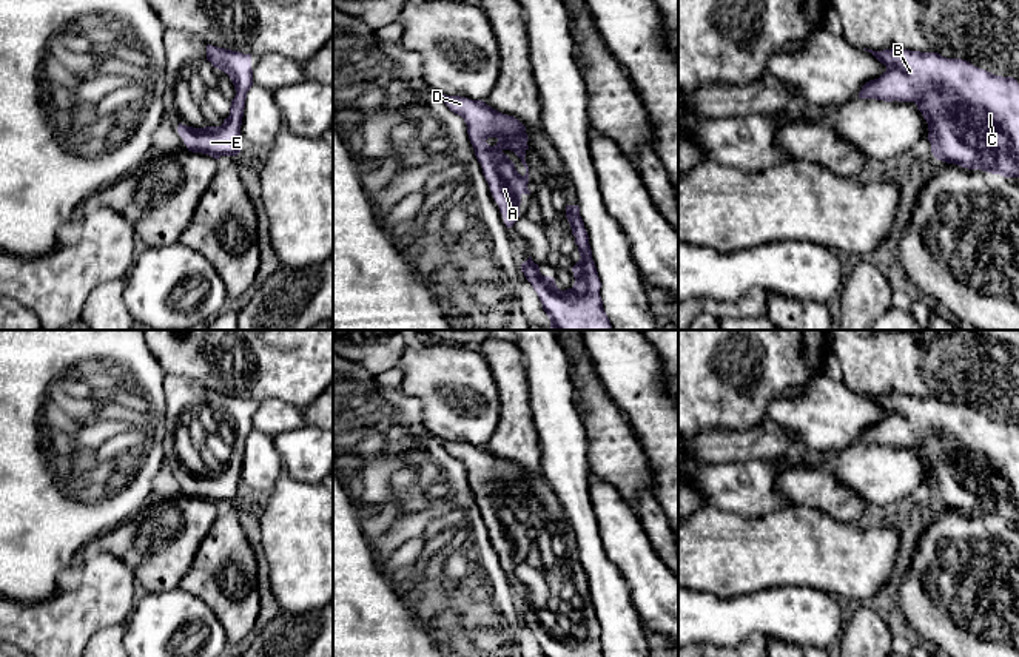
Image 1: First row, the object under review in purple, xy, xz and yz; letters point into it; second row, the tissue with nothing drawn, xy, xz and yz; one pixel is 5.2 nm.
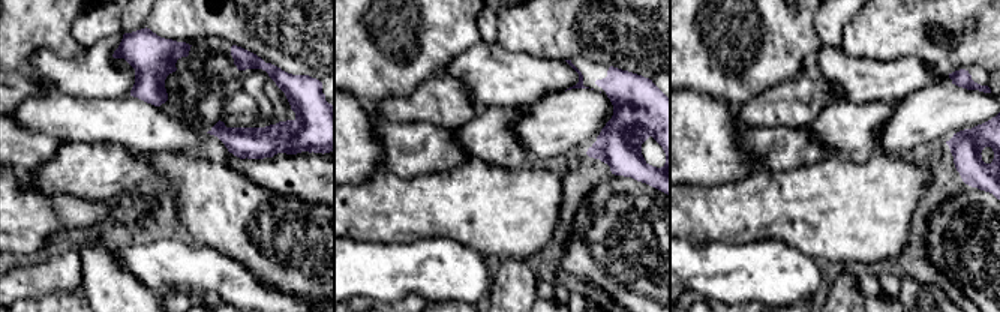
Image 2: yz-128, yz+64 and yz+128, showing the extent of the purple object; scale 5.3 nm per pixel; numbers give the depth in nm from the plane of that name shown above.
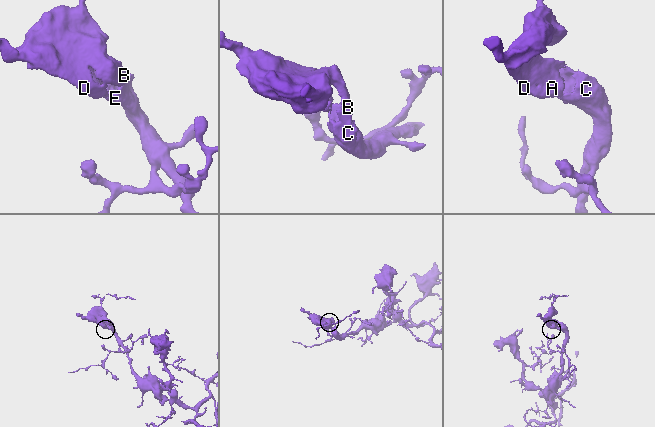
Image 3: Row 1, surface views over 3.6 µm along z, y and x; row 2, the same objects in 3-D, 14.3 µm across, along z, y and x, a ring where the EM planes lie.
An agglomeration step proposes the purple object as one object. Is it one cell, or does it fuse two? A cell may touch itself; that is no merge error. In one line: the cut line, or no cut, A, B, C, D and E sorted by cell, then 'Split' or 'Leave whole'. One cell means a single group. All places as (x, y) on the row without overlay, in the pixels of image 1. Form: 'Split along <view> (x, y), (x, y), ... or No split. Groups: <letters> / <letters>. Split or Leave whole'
No split. Groups: A B C D E. Leave whole

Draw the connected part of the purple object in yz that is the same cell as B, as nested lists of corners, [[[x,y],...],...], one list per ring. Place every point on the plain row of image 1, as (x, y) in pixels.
[[[866,393],[863,395],[871,398],[880,409],[883,409],[886,412],[886,416],[879,424],[866,427],[859,438],[859,444],[876,444],[885,447],[894,447],[894,446],[914,447],[917,450],[917,455],[922,458],[923,464],[928,469],[930,478],[927,484],[930,486],[931,498],[937,506],[954,509],[968,515],[982,515],[991,520],[1001,520],[1004,523],[1019,523],[1019,429],[1016,424],[994,421],[985,415],[971,410],[967,406],[947,404],[937,398],[920,398],[920,396],[910,396],[902,393],[891,393],[883,396],[873,396]]]

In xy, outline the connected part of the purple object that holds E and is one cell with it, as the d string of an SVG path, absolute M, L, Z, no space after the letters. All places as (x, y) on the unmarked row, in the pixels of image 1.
M207 390L207 406L224 416L234 430L236 441L231 446L230 461L220 472L193 473L179 469L177 478L188 497L208 500L219 506L220 501L240 498L245 444L253 432L251 399Z

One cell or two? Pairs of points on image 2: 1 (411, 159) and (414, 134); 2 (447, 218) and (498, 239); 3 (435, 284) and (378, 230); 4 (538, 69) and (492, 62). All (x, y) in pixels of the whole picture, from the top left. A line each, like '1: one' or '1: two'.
1: one
2: one
3: two
4: one

